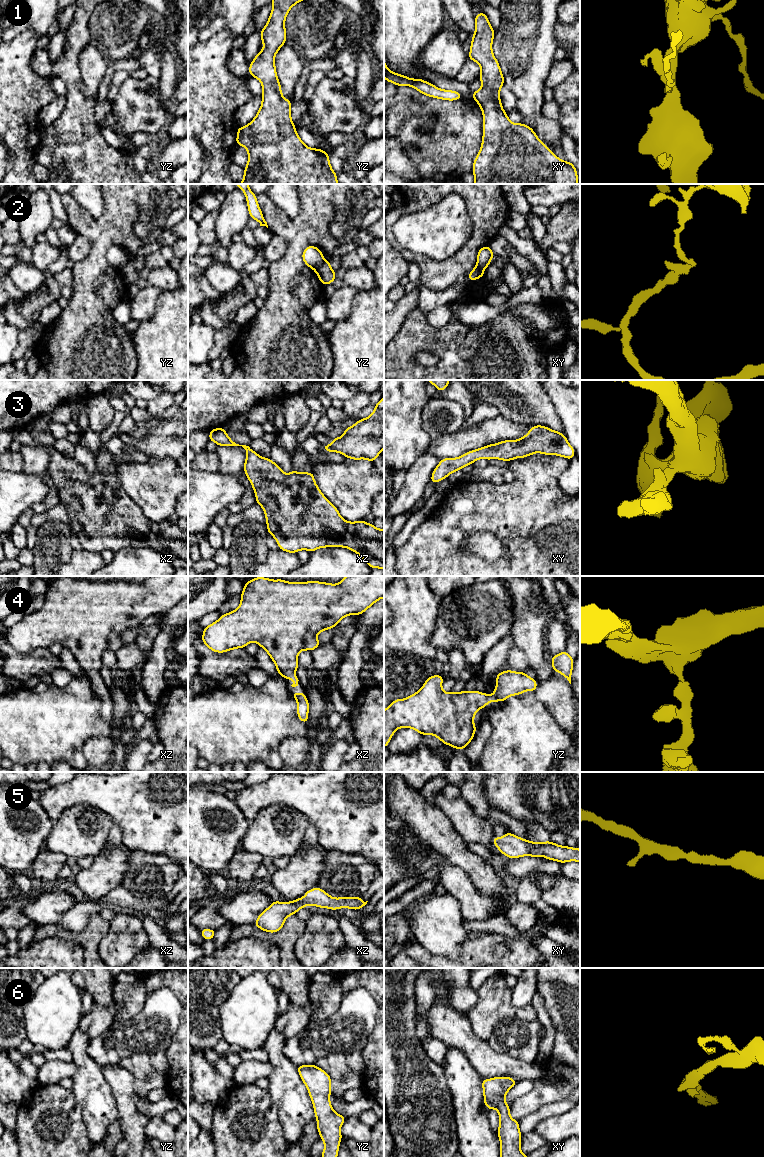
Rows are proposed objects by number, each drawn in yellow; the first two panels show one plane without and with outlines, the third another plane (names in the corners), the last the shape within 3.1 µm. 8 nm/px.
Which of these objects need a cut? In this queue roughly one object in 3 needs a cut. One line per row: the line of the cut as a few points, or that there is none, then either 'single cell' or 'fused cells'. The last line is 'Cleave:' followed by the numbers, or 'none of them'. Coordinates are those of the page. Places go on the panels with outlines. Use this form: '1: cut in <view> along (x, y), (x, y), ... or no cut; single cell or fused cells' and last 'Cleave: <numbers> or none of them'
1: no cut; single cell
2: cut in yz along (324, 259), (315, 271); fused cells
3: no cut; single cell
4: no cut; single cell
5: no cut; single cell
6: no cut; single cell
Cleave: 2

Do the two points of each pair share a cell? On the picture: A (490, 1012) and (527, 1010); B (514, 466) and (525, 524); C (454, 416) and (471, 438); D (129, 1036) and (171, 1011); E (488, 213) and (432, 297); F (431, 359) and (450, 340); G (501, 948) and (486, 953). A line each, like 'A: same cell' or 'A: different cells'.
A: same cell
B: same cell
C: different cells
D: same cell
E: different cells
F: different cells
G: different cells

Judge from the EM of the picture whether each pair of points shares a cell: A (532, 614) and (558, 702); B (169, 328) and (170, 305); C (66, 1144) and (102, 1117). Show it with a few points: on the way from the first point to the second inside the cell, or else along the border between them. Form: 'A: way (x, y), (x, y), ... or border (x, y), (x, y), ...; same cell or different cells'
A: way (532, 636), (536, 661), (544, 670), (547, 680); same cell
B: way (170, 322), (170, 311); same cell
C: border (80, 1106), (90, 1146); different cells

